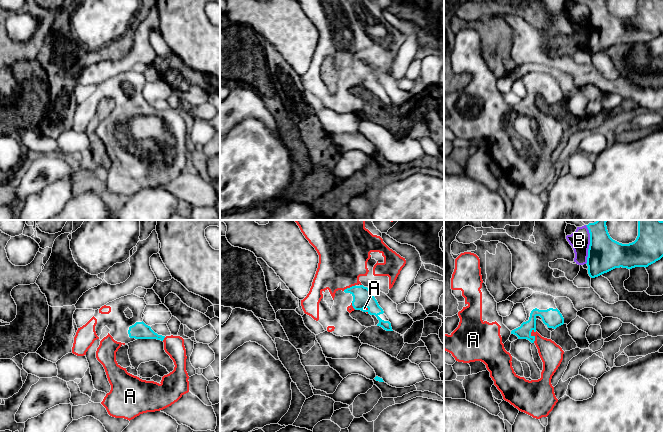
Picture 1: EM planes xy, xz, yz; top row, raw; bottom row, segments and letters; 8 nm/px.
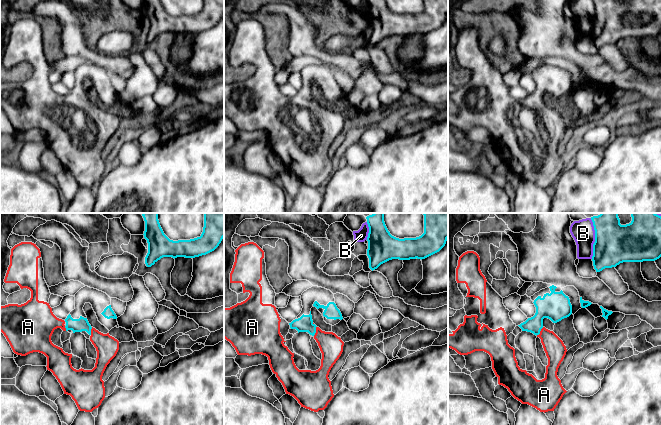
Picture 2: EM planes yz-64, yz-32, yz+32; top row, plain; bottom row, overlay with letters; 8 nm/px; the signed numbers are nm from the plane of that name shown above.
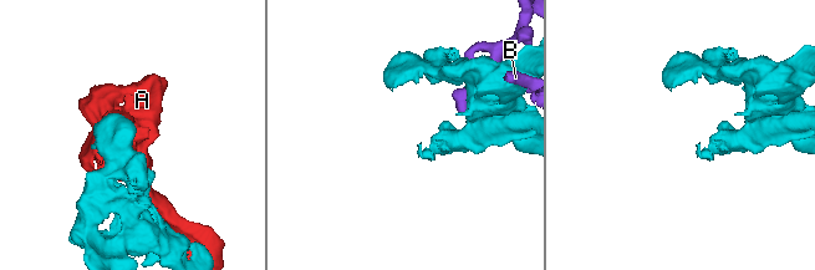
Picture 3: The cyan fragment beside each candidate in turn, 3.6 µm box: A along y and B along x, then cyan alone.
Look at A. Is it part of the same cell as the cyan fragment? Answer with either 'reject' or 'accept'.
accept

